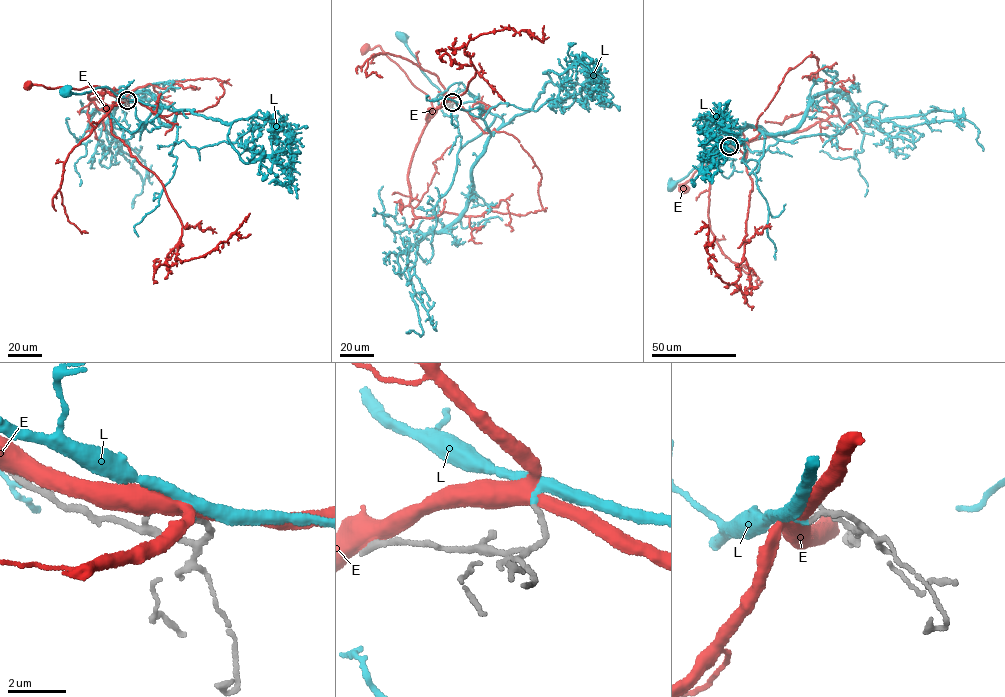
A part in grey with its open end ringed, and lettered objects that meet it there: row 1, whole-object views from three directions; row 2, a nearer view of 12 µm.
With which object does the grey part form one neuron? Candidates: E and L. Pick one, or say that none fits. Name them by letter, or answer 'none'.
L

